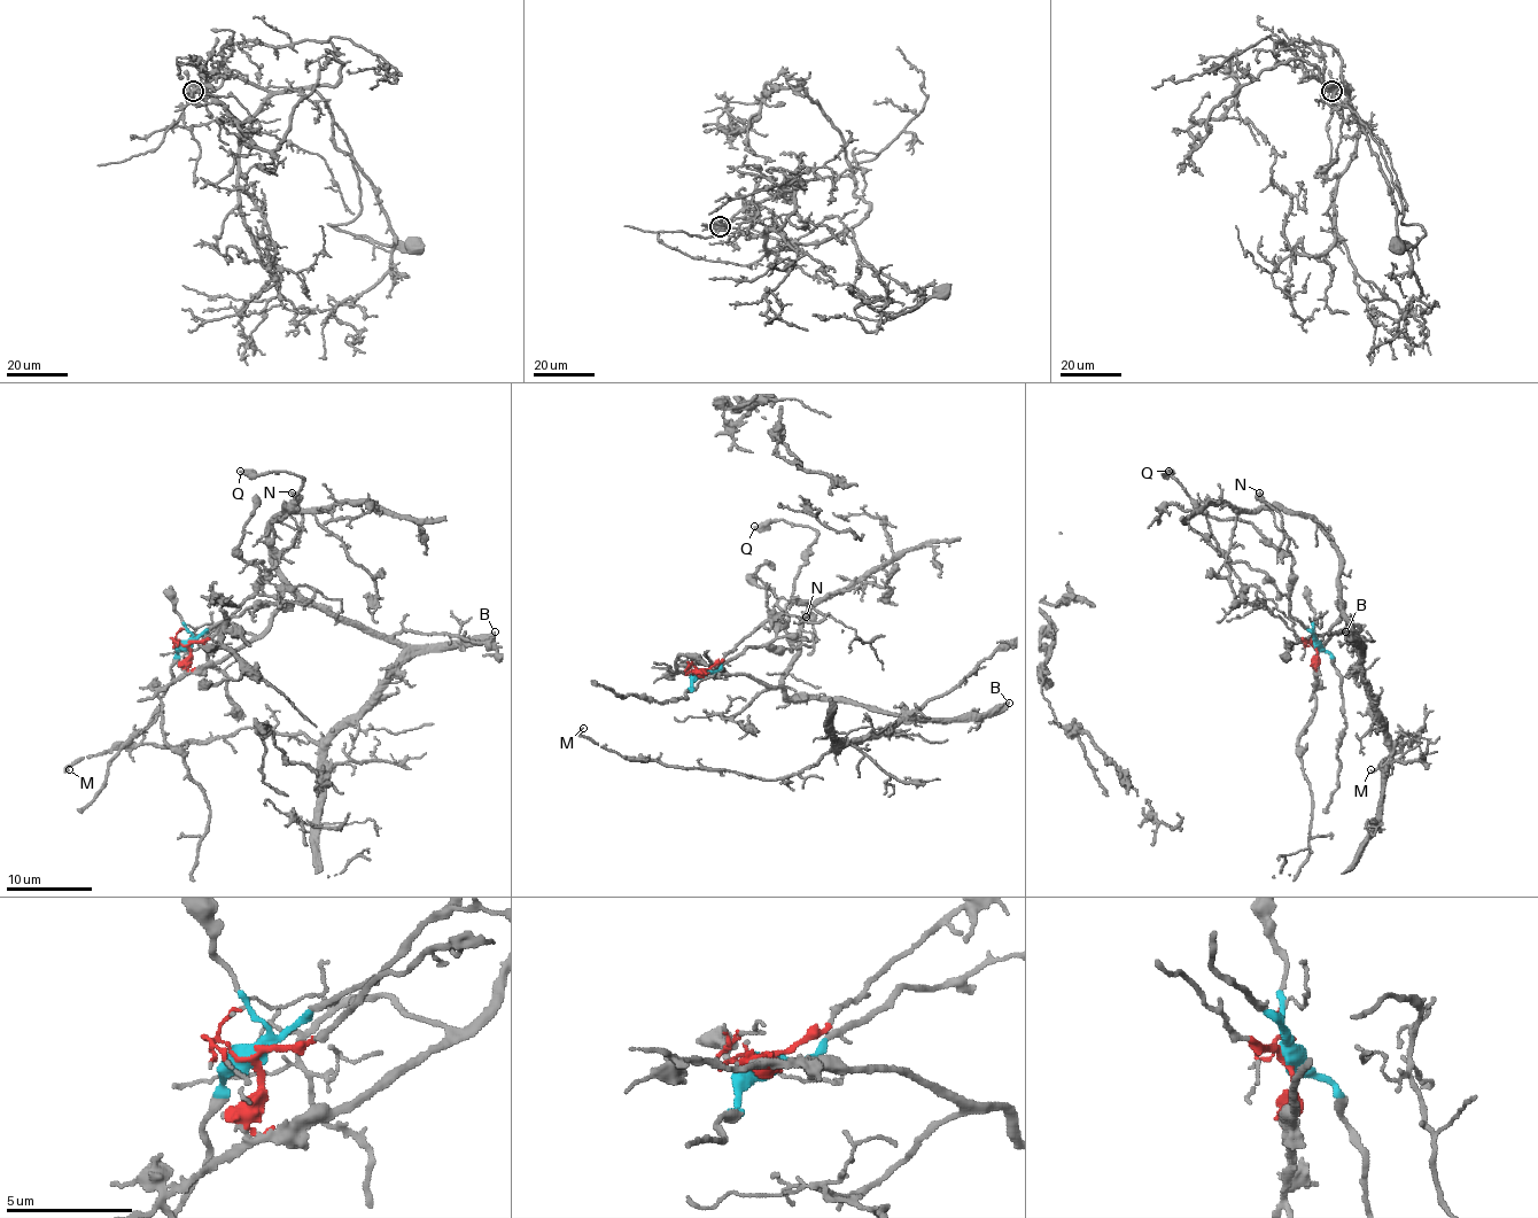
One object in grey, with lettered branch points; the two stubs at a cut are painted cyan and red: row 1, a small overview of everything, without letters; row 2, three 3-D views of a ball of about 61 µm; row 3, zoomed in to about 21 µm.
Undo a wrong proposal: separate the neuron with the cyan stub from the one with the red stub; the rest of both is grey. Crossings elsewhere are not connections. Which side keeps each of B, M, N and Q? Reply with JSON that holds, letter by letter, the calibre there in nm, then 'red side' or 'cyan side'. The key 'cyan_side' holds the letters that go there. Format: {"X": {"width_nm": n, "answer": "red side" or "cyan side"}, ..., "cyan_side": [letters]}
{"B": {"width_nm": 420, "answer": "red side"}, "M": {"width_nm": 130, "answer": "red side"}, "N": {"width_nm": 440, "answer": "cyan side"}, "Q": {"width_nm": 440, "answer": "cyan side"}, "cyan_side": ["N", "Q"]}

